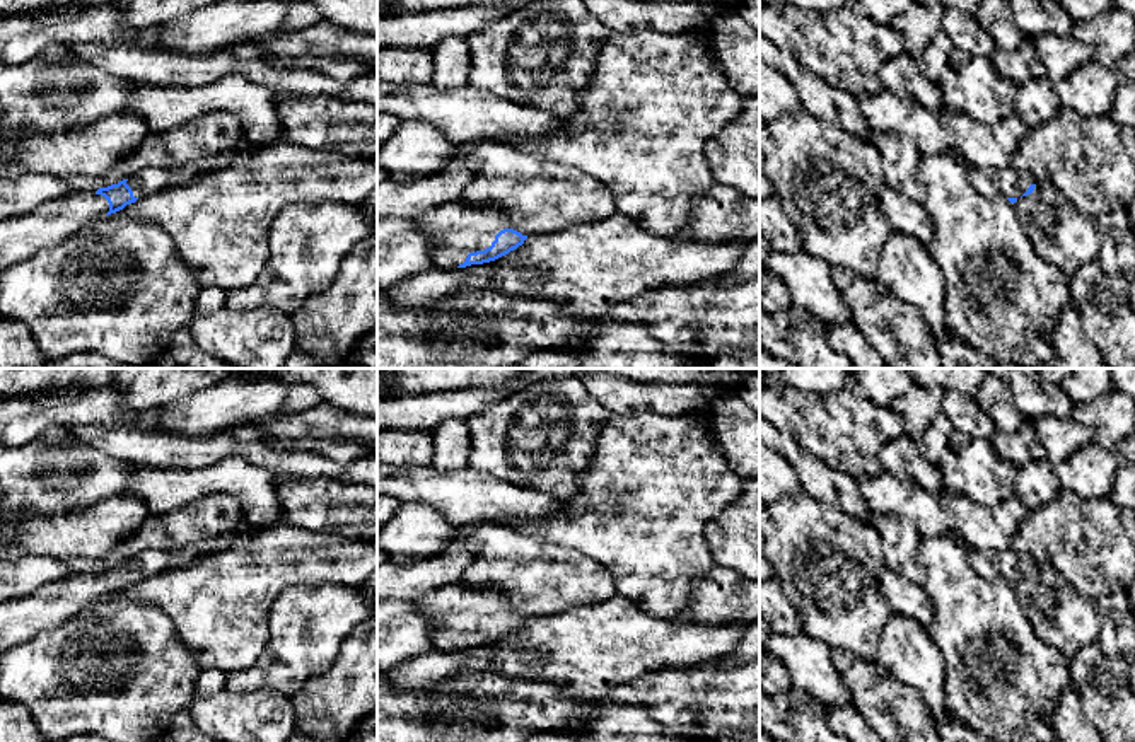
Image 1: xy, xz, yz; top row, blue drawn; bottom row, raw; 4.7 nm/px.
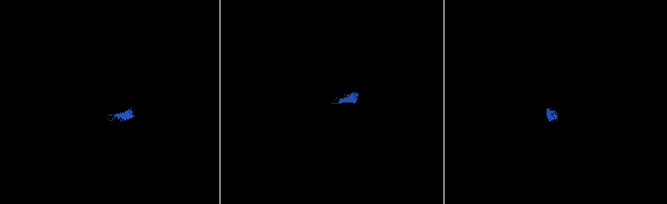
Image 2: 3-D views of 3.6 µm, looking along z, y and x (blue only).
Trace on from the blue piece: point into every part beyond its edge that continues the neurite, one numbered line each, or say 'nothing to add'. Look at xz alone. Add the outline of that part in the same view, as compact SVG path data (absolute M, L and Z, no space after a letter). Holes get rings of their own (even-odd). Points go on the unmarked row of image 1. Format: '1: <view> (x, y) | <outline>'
1: xz (453, 613) | M457 583L432 590L415 602L434 629L434 650L442 652L457 650L469 635L485 633L500 612L515 606L505 592L464 590Z

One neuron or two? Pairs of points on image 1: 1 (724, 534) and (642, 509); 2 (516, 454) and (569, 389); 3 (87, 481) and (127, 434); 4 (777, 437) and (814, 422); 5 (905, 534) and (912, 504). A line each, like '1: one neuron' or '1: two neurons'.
1: two neurons
2: one neuron
3: two neurons
4: two neurons
5: two neurons

